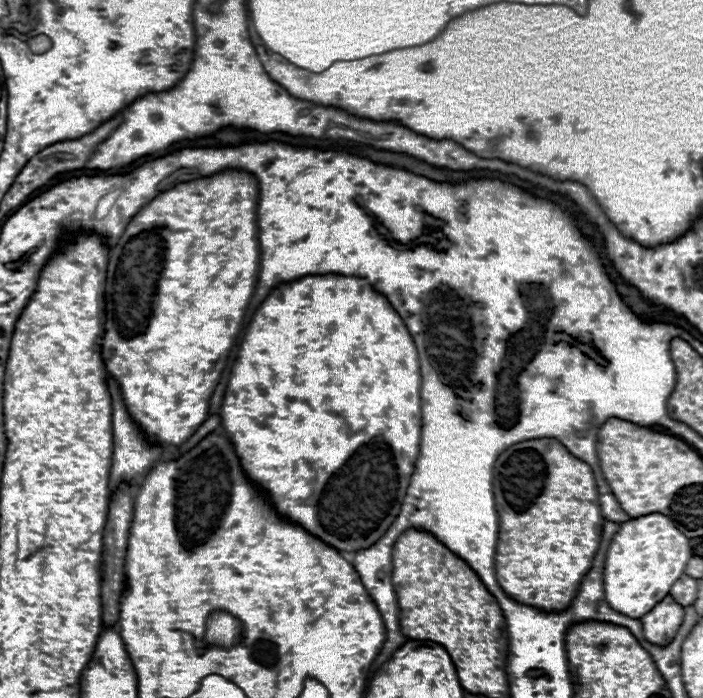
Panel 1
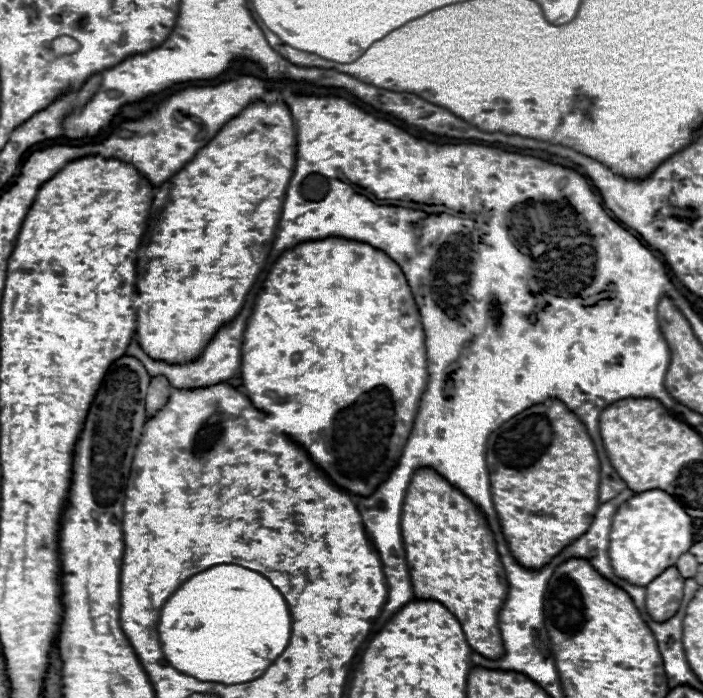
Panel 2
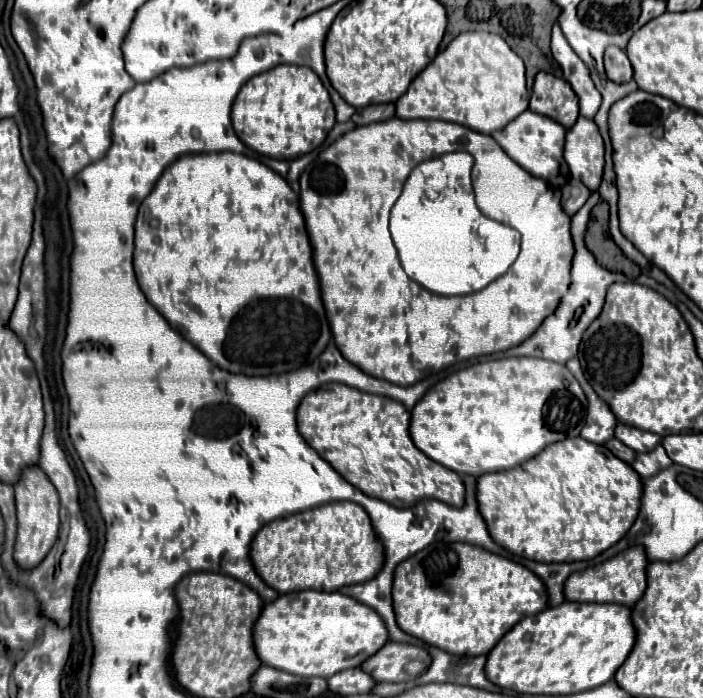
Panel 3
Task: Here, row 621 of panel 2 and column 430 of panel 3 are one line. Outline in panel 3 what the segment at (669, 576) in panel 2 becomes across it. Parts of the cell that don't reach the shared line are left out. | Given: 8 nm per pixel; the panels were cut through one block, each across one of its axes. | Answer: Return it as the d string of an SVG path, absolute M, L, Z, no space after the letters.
M388 642L380 652L368 658L360 668L378 682L408 682L424 674L432 664L430 654L416 644Z

